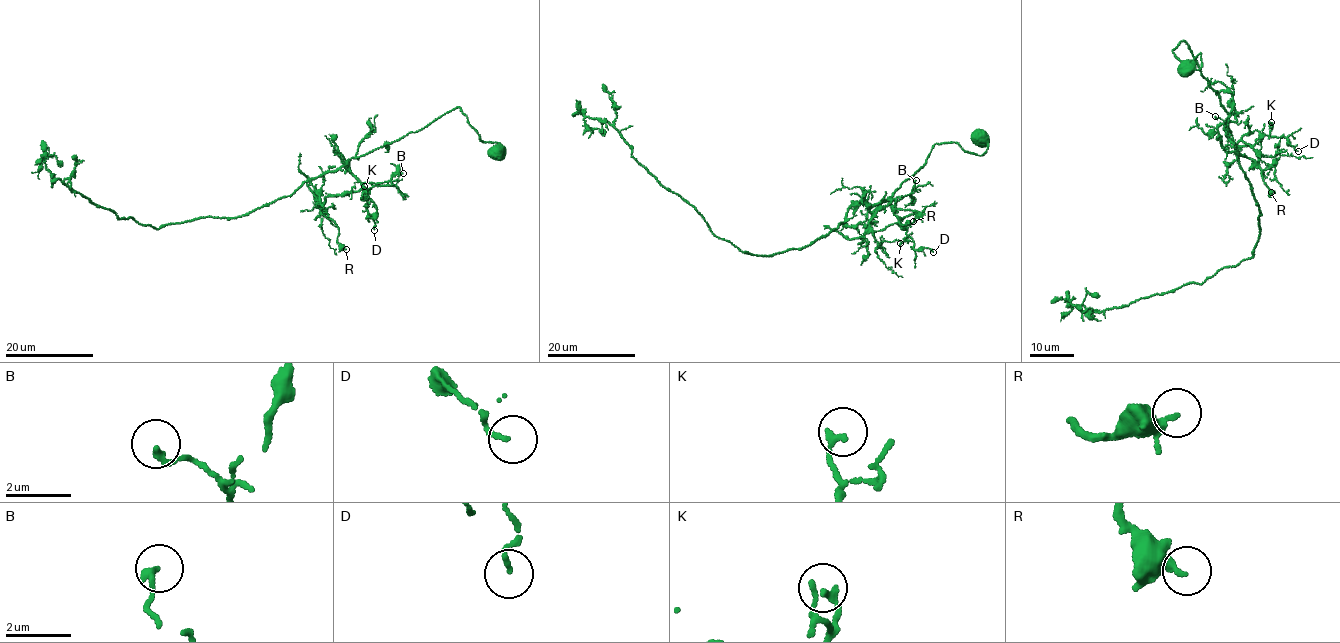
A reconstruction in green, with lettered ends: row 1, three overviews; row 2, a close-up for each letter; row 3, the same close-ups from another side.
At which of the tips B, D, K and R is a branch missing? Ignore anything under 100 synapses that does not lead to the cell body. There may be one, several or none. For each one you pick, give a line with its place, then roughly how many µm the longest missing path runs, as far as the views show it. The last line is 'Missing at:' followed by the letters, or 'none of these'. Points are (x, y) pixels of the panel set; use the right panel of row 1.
Missing at: none of these

